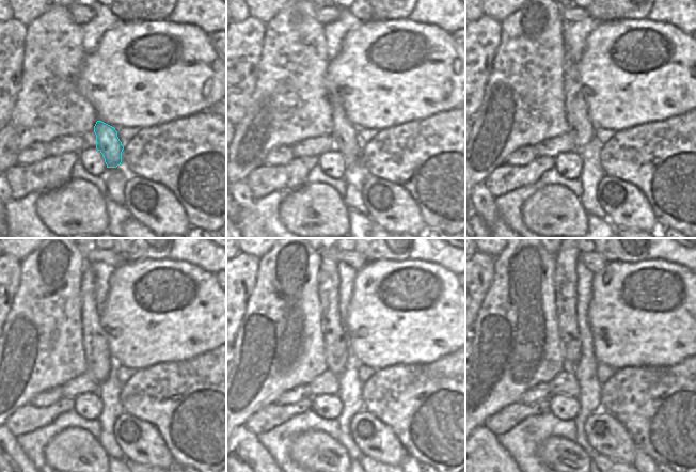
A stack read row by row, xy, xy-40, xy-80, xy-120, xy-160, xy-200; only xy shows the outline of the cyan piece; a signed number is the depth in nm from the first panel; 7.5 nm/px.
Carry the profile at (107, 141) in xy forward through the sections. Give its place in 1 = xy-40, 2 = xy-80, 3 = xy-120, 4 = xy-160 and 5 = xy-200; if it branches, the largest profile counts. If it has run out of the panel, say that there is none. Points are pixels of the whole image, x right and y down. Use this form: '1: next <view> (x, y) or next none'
1: next xy-40 (344, 135)
2: next xy-80 (580, 127)
3: next xy-120 (95, 346)
4: next xy-160 (334, 336)
5: next xy-200 (565, 276)

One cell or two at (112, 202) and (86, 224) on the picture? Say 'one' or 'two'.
two

